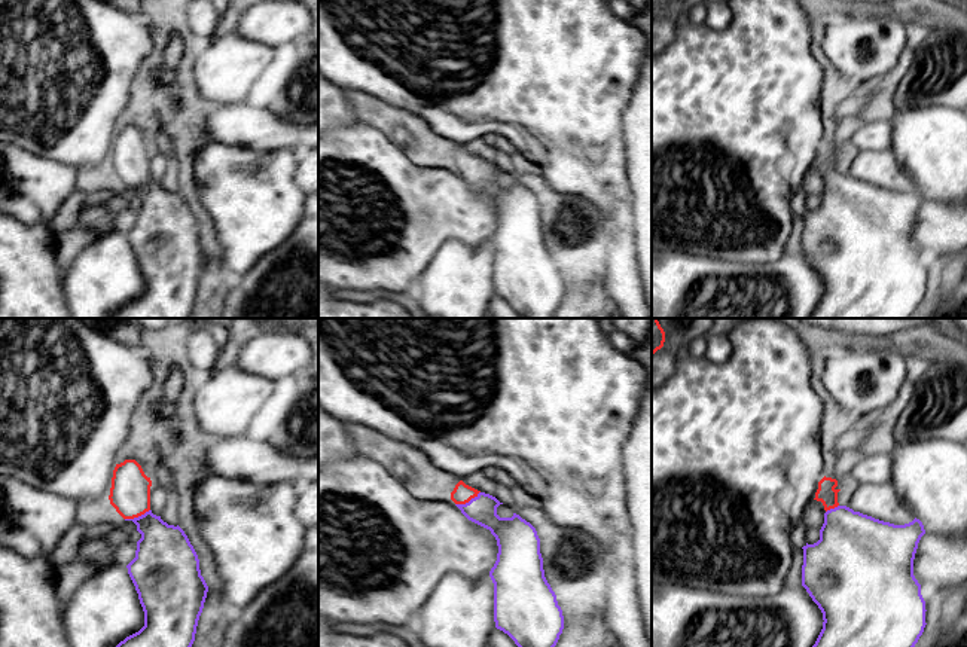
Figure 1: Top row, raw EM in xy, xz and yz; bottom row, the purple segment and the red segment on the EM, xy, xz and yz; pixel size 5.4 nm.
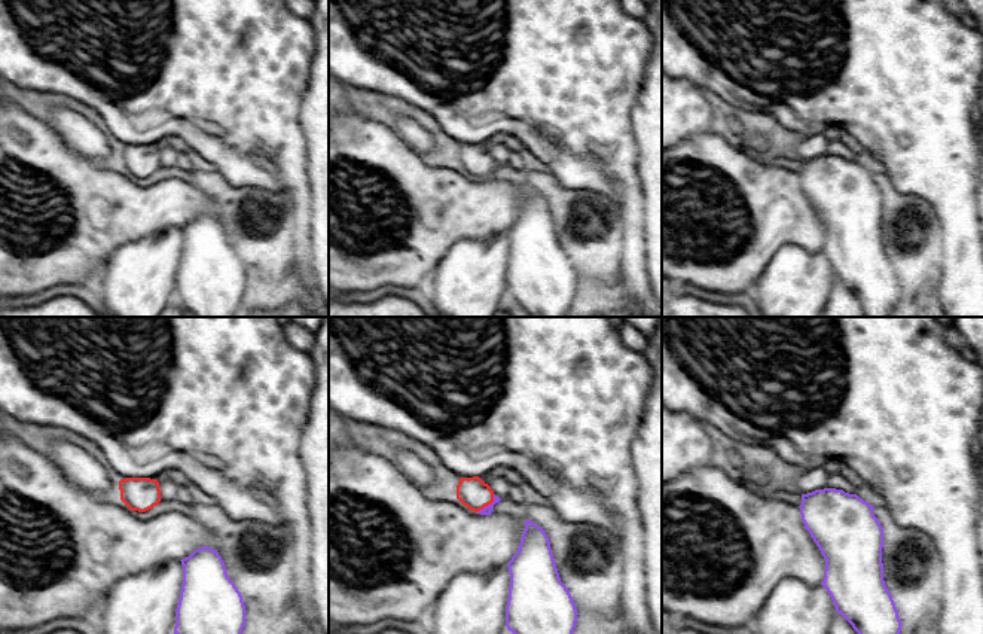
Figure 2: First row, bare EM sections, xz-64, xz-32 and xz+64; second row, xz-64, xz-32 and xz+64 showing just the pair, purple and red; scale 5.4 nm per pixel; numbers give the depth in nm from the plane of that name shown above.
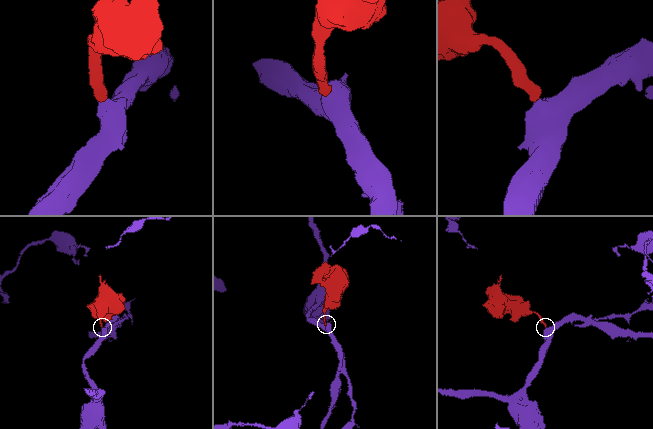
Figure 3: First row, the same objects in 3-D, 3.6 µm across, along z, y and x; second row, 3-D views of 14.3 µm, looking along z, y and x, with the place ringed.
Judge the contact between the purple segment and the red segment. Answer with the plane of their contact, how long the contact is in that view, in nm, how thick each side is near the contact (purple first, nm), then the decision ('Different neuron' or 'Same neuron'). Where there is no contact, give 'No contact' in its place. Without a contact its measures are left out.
Touches purple in xz. Shared border 150 nm. Thickness 160 nm (purple) against 110 nm. Same neuron

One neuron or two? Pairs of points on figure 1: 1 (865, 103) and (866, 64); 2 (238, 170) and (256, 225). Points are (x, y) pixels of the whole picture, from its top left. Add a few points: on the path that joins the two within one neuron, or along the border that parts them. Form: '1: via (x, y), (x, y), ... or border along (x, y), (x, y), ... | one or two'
1: border along (882, 78), (874, 78), (863, 85) | two
2: via (238, 183), (252, 198), (255, 211) | one

